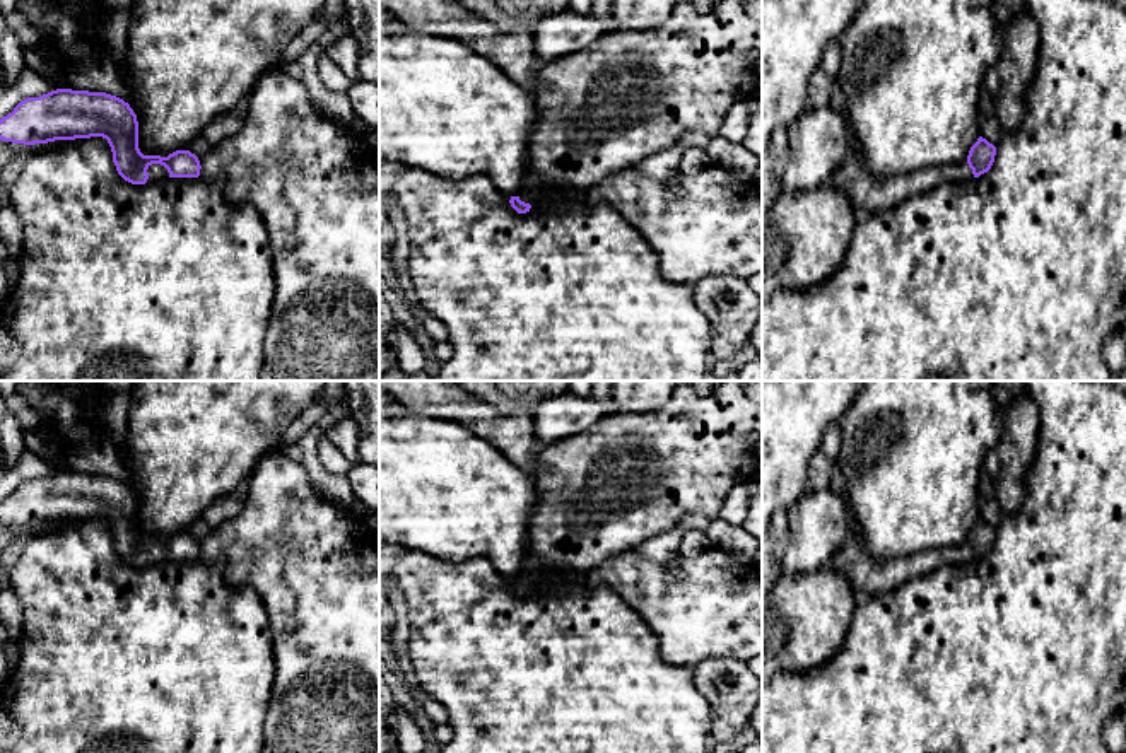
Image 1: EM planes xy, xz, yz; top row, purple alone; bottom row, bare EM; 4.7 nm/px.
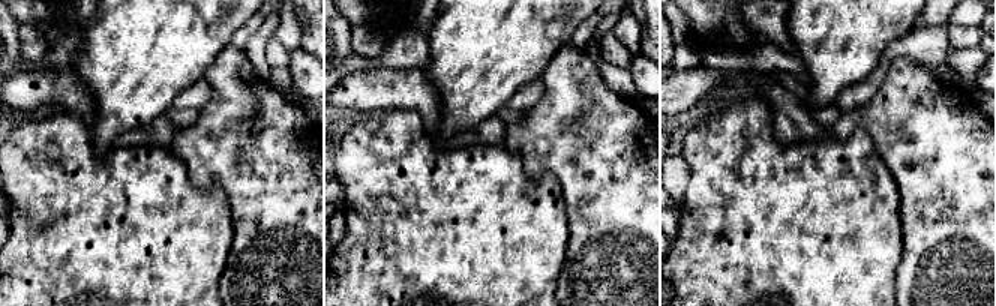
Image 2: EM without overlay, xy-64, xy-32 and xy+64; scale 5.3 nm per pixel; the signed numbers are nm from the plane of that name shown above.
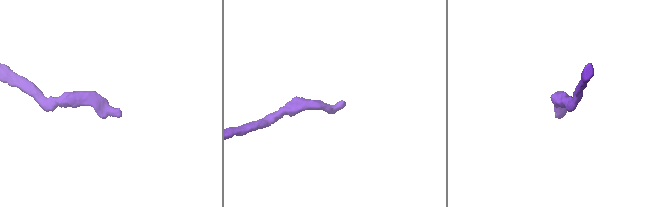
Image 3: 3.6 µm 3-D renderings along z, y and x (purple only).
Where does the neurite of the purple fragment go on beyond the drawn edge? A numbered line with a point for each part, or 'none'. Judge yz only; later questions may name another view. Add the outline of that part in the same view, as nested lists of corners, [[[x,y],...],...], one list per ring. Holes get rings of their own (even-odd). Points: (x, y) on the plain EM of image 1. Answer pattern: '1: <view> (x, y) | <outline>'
1: yz (868, 574) | [[[851,521],[846,540],[832,557],[830,569],[846,575],[856,594],[880,596],[945,563],[960,565],[971,562],[974,562],[974,557],[967,541],[962,546],[928,550],[907,557],[870,555],[861,543],[859,528]]]

